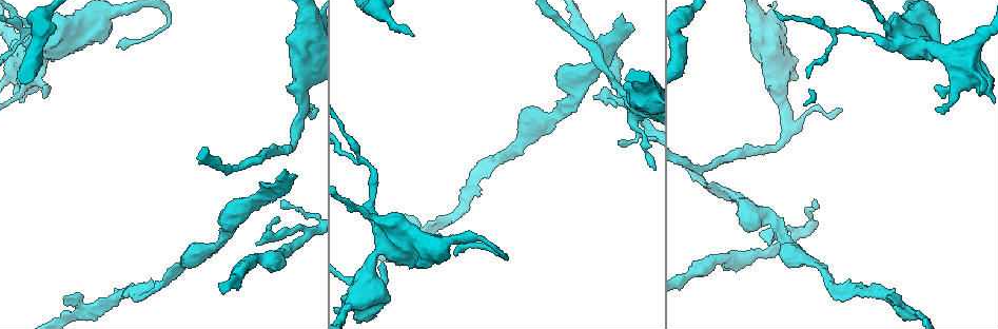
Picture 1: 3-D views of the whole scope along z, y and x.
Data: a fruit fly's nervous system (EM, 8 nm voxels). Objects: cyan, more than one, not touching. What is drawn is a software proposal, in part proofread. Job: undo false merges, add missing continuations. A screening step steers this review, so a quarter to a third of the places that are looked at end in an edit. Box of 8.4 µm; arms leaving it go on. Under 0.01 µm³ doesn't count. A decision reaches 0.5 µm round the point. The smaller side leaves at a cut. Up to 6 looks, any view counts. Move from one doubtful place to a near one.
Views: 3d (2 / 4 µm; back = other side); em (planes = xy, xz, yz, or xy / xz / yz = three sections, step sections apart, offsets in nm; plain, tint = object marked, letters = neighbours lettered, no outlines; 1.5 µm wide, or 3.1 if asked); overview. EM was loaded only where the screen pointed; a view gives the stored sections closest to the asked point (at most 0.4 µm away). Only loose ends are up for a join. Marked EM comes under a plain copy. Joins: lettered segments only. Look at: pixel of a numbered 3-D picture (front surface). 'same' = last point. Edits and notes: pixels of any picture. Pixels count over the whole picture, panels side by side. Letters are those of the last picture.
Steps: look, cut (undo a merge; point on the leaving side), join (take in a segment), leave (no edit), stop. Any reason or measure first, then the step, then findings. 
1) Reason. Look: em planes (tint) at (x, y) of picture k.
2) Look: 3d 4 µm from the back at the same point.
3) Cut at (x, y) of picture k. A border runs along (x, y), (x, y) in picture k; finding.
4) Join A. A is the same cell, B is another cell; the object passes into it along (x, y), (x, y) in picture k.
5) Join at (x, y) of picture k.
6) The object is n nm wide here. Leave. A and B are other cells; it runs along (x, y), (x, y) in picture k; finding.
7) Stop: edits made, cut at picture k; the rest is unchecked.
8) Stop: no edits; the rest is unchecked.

Look: em yz step 4 (tint) at (764, 221) of picture 1.

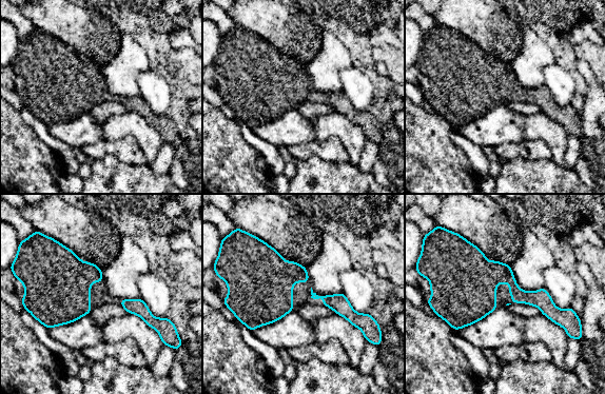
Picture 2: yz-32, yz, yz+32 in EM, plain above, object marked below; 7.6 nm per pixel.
Look: em planes (letters) at the same point.

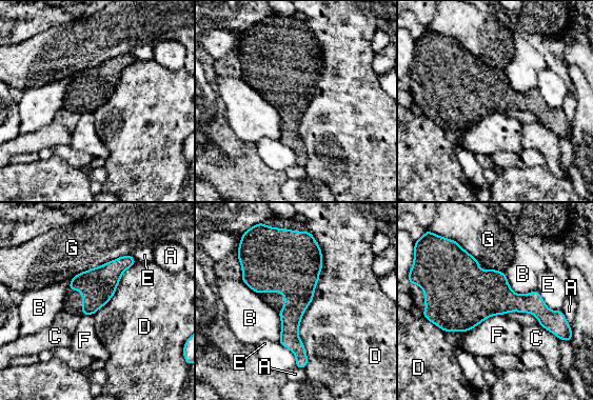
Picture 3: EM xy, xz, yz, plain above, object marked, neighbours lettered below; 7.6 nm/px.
The object is 280 nm wide here. Leave. A, B, C, D, E, F and G are other cells; a border runs along (310, 232), (321, 270), (303, 367) in picture 3; all the same cell.

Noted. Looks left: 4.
Thin end. Look: em planes (letters) at (688, 172) of picture 1.

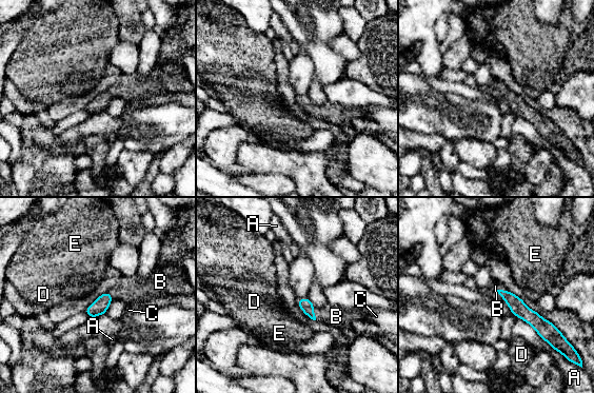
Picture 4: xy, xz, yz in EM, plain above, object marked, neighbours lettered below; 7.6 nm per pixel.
Join at (336, 316) of picture 4. B is the same cell, A, C, D and E are other cells; the object passes into it along (304, 305), (313, 313), (336, 316) in picture 4; the cell continues.

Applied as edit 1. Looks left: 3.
Stop: edits made, join at picture 4; the rest is unchecked.

